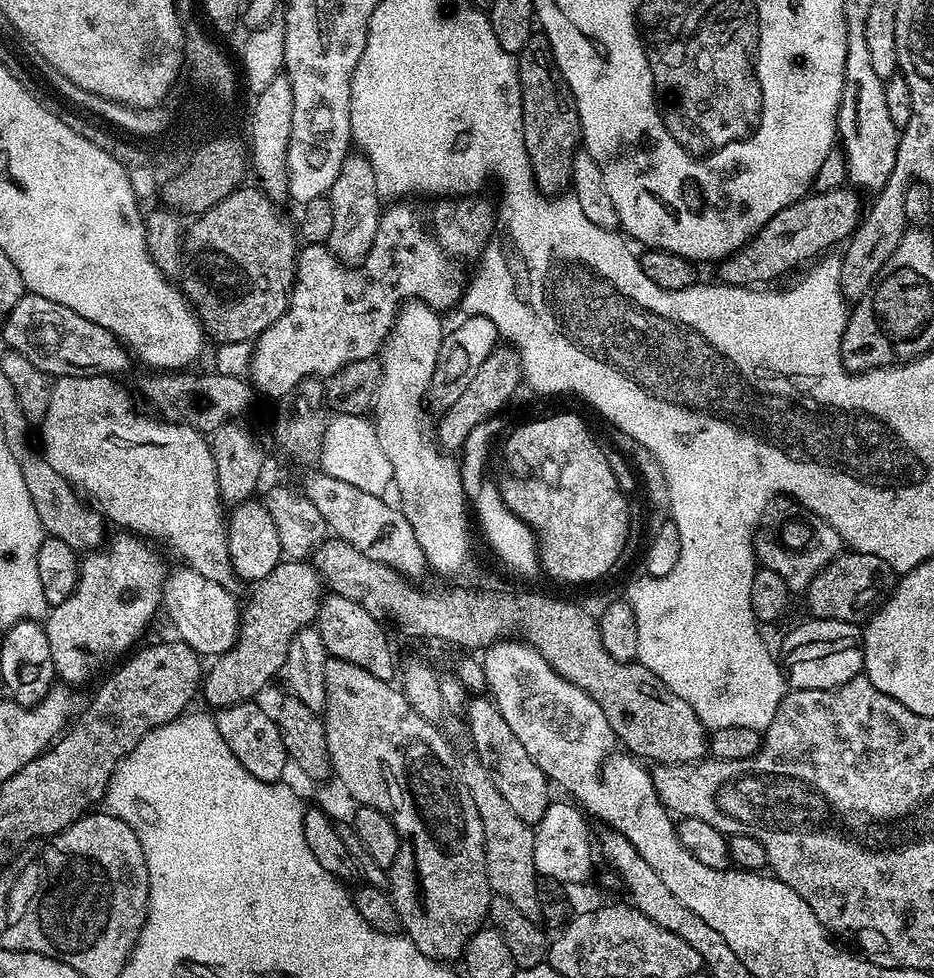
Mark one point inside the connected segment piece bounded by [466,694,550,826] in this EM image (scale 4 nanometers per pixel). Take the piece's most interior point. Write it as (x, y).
(525, 788)

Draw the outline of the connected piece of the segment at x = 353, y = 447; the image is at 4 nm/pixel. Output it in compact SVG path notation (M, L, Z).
M337 413L334 420L330 420L324 427L323 444L320 447L320 458L318 461L321 471L330 474L331 477L338 478L339 481L347 482L350 486L362 490L363 493L384 496L387 488L392 484L393 471L390 462L387 461L386 454L379 445L375 425L364 416L342 415Z

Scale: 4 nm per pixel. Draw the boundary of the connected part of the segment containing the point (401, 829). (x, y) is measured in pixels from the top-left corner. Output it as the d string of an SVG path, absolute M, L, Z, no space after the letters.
M337 656L328 657L325 668L325 704L322 711L322 719L325 728L326 746L329 750L329 762L332 764L332 772L334 773L335 779L340 779L341 786L344 787L345 790L348 791L354 799L357 800L355 803L366 808L376 808L382 814L386 814L390 818L390 822L398 834L398 838L400 839L398 854L394 858L391 868L387 869L387 874L388 883L390 885L390 895L392 901L394 902L394 906L398 910L398 918L400 919L400 927L402 929L403 935L412 940L414 942L414 946L418 946L418 950L422 950L422 954L426 954L426 958L430 958L431 960L438 960L441 962L456 962L459 961L461 957L463 957L464 948L468 944L468 939L472 937L475 932L479 932L481 928L485 927L486 921L488 920L488 907L490 906L490 902L492 901L494 895L492 887L488 884L488 875L486 874L486 850L484 849L484 835L482 834L482 818L478 818L478 806L474 806L474 798L470 798L470 790L466 785L464 785L464 778L461 769L458 767L457 757L454 755L454 752L452 757L452 752L450 749L448 749L447 738L444 737L438 729L436 729L439 727L437 727L433 721L422 718L422 714L418 714L418 710L414 710L414 706L410 706L410 702L407 700L407 698L404 697L403 691L401 691L397 685L395 688L394 685L395 683L383 680L382 678L374 678L374 674L370 674L367 672L367 670L362 670L362 666L354 666L354 662L346 662Z

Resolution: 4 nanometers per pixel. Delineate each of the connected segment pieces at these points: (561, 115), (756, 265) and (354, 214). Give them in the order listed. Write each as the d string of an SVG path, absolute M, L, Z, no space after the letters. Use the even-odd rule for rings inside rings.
M534 32L516 57L527 157L530 158L536 187L547 195L557 195L571 183L572 162L582 138L577 103L561 71L557 69L543 33Z
M850 188L815 191L784 207L734 255L717 265L719 281L736 287L760 286L762 282L768 284L800 262L815 259L827 251L826 248L841 245L852 235L862 215L862 204L860 208L857 196Z
M349 154L342 162L342 170L338 170L338 178L334 178L334 186L328 192L330 206L334 206L334 230L330 230L328 249L336 259L349 265L363 261L364 255L374 242L374 234L378 234L378 222L382 211L382 198L378 194L378 186L374 182L374 172L368 160L362 154Z

